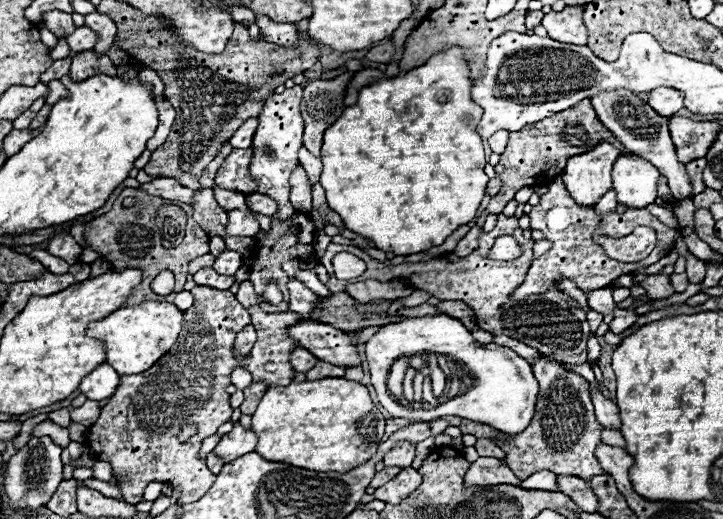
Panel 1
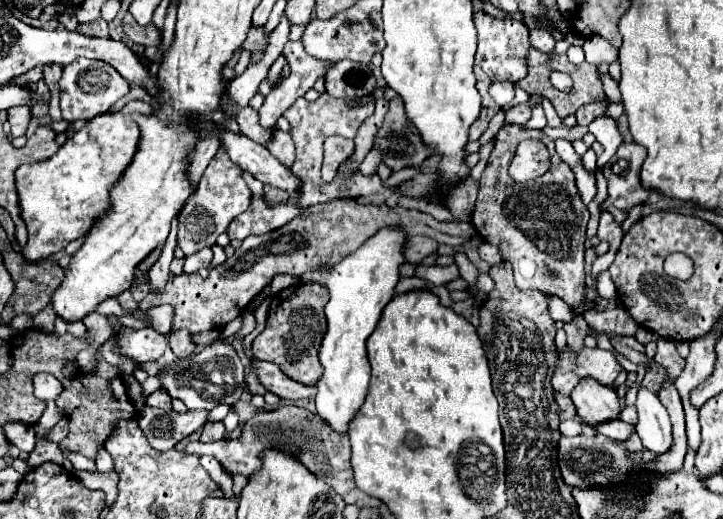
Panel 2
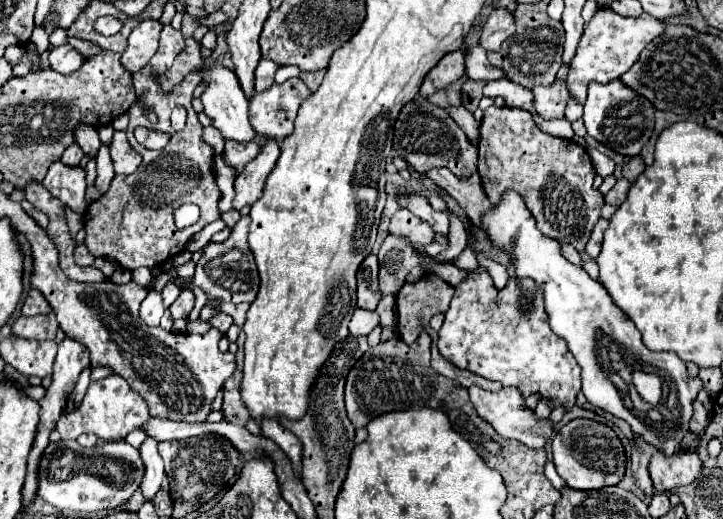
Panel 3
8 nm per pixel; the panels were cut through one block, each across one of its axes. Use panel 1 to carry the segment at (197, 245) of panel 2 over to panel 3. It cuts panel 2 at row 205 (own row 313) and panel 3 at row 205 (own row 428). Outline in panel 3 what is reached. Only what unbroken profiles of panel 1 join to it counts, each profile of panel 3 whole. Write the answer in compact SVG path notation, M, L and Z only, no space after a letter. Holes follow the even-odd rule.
M164 26L158 52L154 54L154 58L144 68L140 68L134 74L134 88L136 88L136 94L138 94L138 102L156 112L158 124L150 124L148 118L144 118L144 110L140 110L140 106L134 106L132 110L128 110L130 122L128 122L126 136L128 136L130 146L142 156L142 164L130 176L114 176L108 192L102 194L96 202L92 202L86 210L86 216L84 216L84 230L86 230L86 242L84 244L88 246L88 252L94 258L98 258L98 256L114 258L126 270L136 270L140 266L154 268L158 264L164 264L172 256L180 254L188 246L188 242L192 240L192 236L196 232L200 232L206 224L220 218L220 214L218 214L220 190L216 186L216 178L214 178L214 172L212 172L214 152L212 152L212 148L208 148L208 144L202 142L202 138L200 138L202 136L202 124L198 122L196 112L190 104L192 92L200 84L200 74L198 72L188 74L174 88L172 94L160 92L158 84L150 76L154 70L156 72L168 70L170 60L174 60L178 56L178 52L182 52L182 50L184 50L182 32L174 30L172 26ZM174 106L184 106L186 112L188 112L186 126L180 132L176 132L170 126L170 114L172 114ZM136 126L146 126L150 130L168 132L172 136L170 144L162 152L154 152L154 150L140 146L134 138ZM188 202L192 202L200 208L200 220L196 224L184 228L184 230L178 230L174 226L174 210L182 204L188 204Z

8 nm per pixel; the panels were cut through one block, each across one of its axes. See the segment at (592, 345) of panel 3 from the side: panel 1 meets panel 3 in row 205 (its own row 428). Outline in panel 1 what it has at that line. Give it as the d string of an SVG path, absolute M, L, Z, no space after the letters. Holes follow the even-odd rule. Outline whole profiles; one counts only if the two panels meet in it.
M446 314L404 318L402 322L382 326L366 342L366 358L370 364L372 386L376 388L378 400L394 418L406 418L410 422L432 422L432 420L444 418L444 416L460 416L460 418L488 424L506 434L518 434L530 424L530 420L534 416L538 384L536 384L530 364L522 356L518 356L512 348L498 346L494 342L478 344L460 320L450 318ZM422 352L448 354L452 358L462 358L470 376L474 378L474 384L466 390L466 394L456 396L432 410L404 408L390 396L390 392L386 388L386 376L390 372L390 366L396 362L396 358L414 356L414 354L422 354Z

